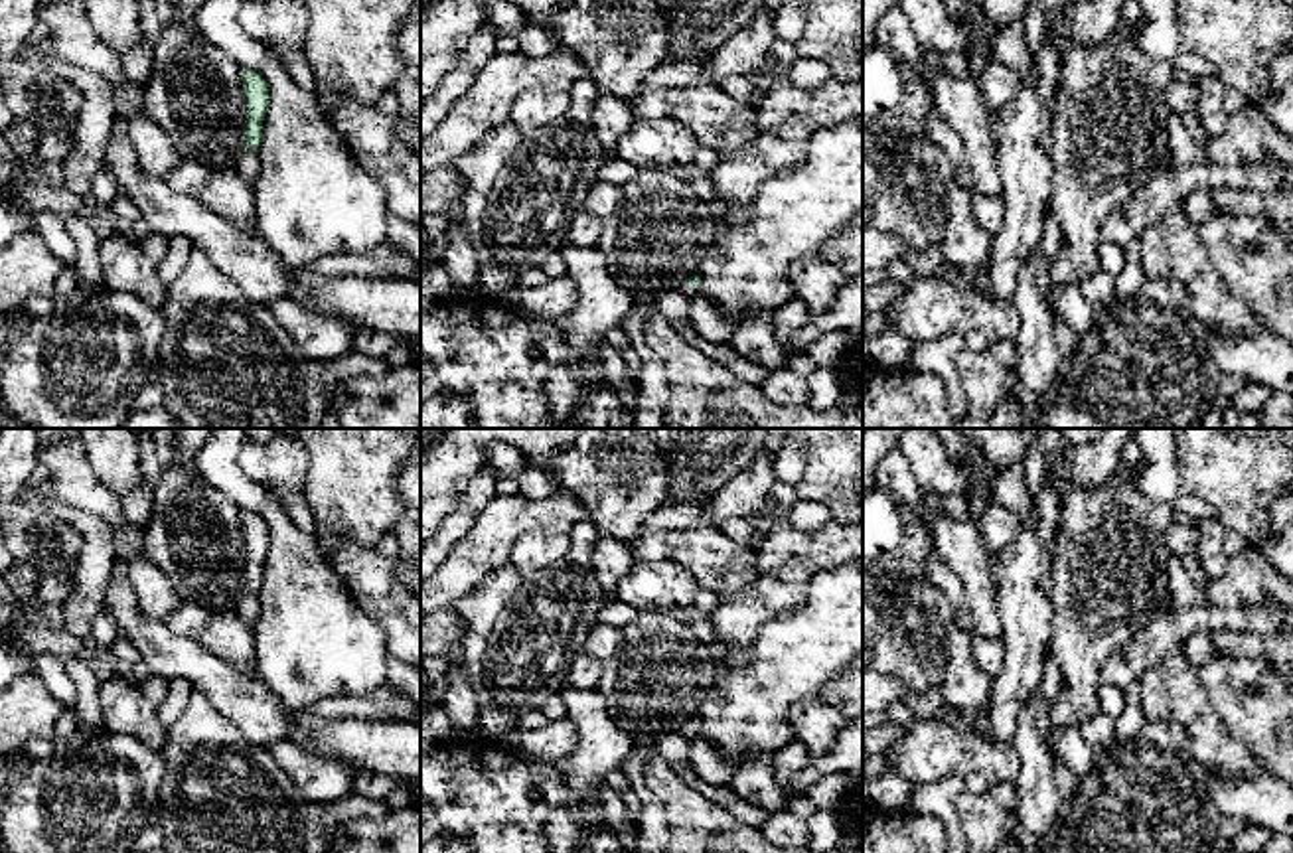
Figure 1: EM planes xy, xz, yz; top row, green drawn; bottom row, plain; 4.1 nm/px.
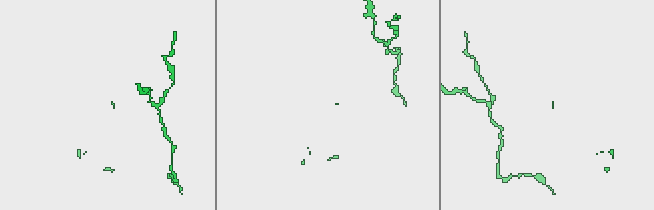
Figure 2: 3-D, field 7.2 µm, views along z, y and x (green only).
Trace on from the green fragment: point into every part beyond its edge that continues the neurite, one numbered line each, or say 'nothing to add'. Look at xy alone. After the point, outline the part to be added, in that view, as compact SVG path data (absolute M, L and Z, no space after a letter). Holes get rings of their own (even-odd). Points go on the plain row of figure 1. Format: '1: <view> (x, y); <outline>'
1: xy (245, 607); M245 588L235 602L235 614L247 624L253 626L257 618L257 590Z

